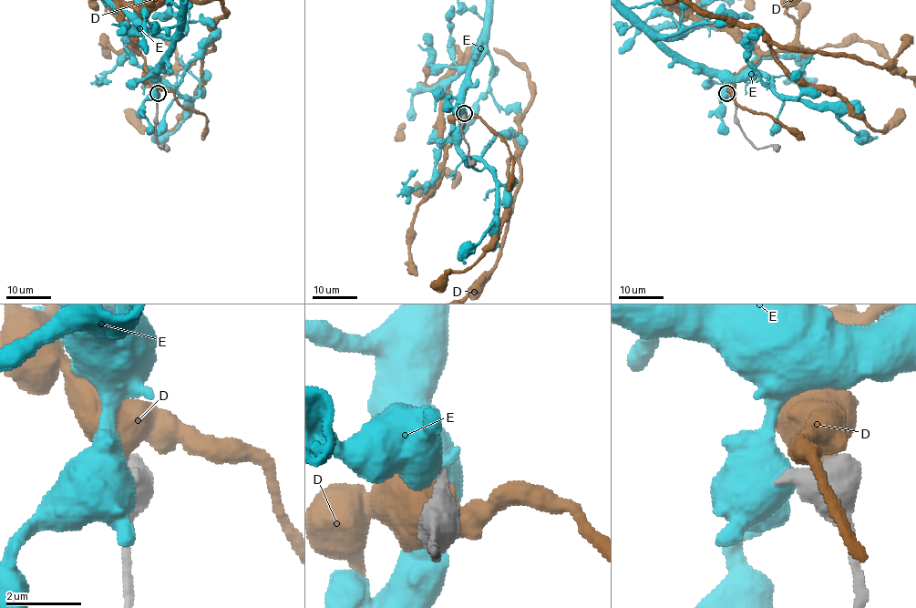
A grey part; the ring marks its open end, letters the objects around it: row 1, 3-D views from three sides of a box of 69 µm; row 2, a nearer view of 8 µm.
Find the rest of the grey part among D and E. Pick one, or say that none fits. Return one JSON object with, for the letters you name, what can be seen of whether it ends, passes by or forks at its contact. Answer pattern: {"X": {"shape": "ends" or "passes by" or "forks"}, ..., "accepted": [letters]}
{"accepted": []}

